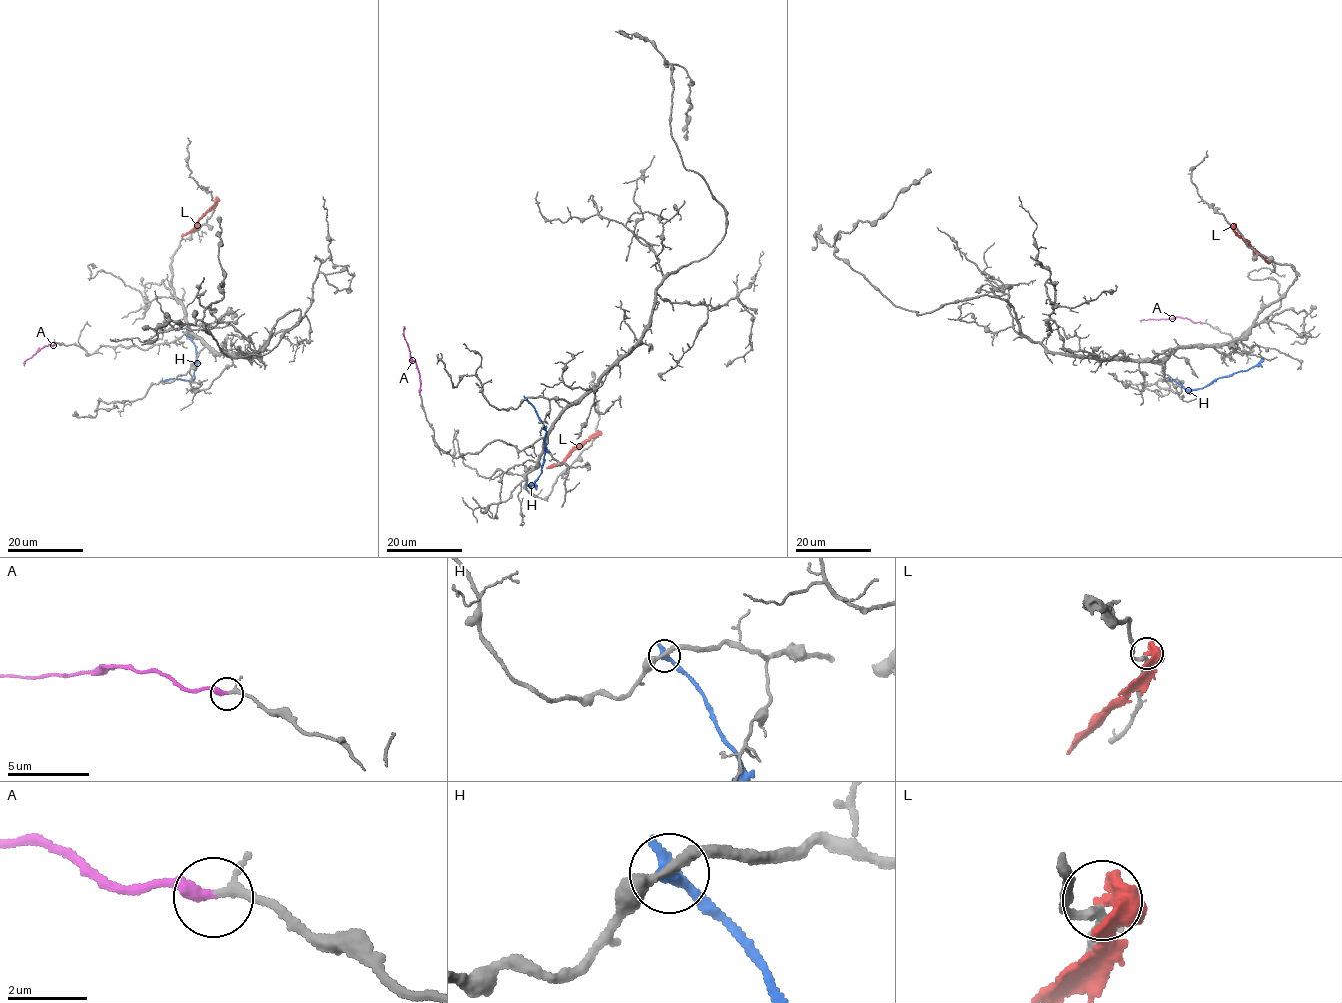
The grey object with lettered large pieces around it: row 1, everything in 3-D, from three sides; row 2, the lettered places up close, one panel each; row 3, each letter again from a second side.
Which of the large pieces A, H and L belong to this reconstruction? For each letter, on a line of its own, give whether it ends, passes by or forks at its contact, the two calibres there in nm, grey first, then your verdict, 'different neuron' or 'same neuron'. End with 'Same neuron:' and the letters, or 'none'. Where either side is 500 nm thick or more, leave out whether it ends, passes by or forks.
A: it ends there; 170 nm thick on the grey side, 360 nm on the other; same neuron
H: it ends there; 280 nm thick on the grey side, 440 nm on the other; different neuron
L: it passes by; 280 nm thick on the grey side, 380 nm on the other; different neuron
Same neuron: A

